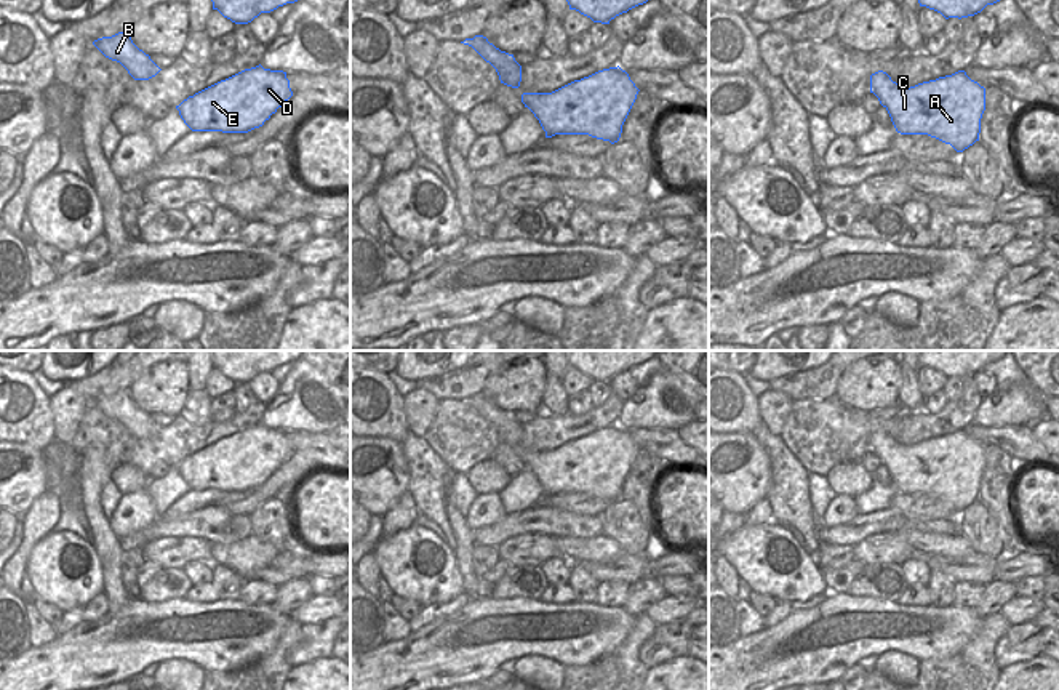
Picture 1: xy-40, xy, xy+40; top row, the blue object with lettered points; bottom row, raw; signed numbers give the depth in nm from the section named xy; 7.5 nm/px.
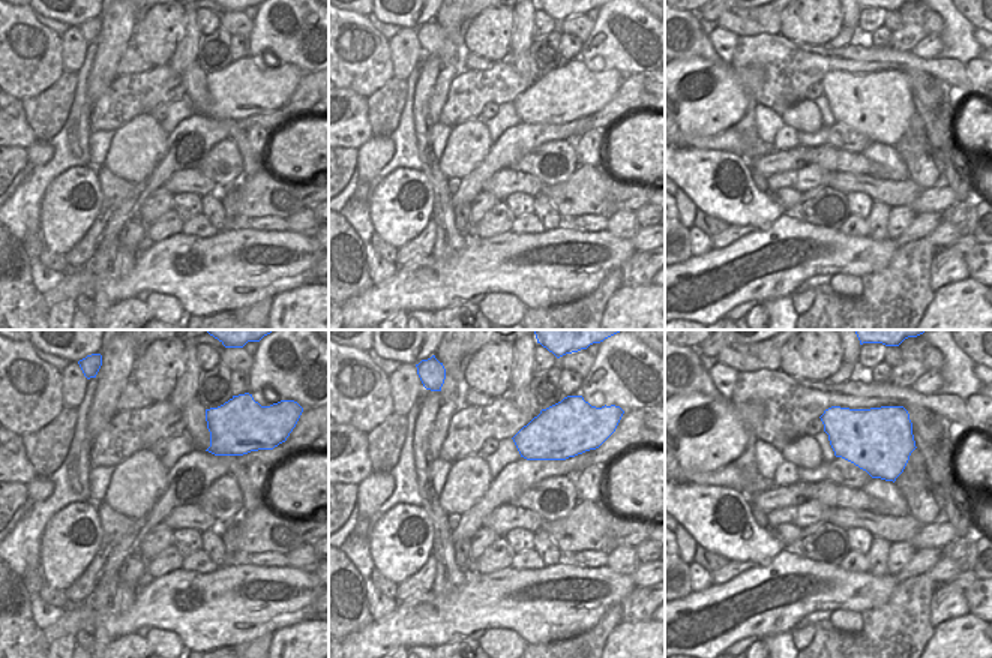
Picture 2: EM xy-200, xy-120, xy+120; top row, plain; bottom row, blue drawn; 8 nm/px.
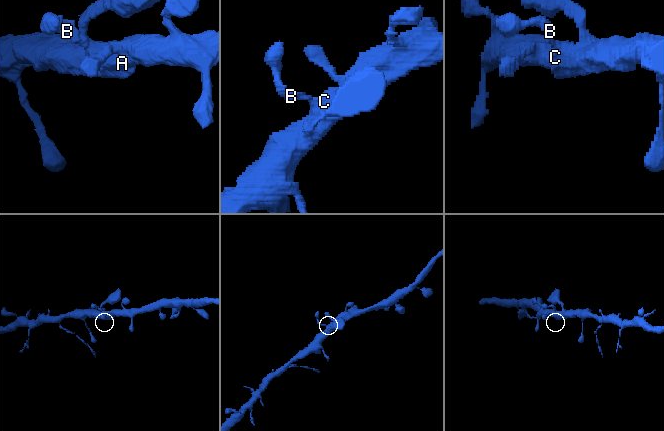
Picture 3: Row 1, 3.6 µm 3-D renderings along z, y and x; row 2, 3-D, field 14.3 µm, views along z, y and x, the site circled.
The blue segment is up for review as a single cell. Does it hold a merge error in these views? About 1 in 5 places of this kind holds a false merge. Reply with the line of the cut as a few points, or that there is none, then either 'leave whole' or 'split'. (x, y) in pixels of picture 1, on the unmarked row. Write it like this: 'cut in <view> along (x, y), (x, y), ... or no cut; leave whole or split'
no cut; leave whole

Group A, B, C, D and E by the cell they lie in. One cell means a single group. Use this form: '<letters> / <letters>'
A B C D E

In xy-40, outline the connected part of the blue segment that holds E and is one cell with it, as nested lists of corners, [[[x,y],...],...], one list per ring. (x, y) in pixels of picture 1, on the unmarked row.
[[[259,423],[189,455],[176,467],[192,490],[248,491],[291,455],[286,431]]]

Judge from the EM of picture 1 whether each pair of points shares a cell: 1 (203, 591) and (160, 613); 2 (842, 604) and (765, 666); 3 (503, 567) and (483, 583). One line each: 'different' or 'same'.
1: different
2: same
3: same

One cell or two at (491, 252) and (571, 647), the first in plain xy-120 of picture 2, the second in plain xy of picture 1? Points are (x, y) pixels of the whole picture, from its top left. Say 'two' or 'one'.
one

